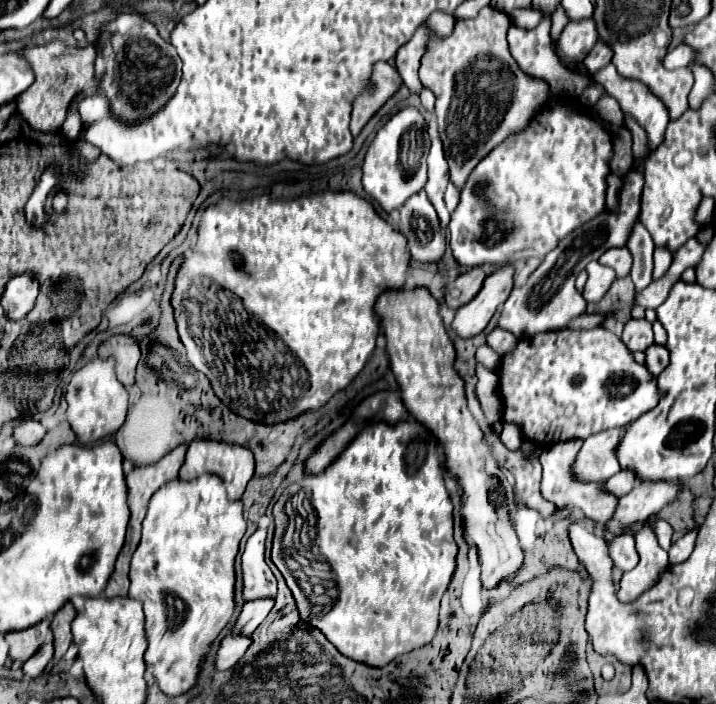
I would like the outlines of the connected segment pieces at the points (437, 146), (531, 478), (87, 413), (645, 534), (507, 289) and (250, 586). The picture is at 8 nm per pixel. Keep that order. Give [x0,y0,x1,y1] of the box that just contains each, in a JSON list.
[[424,128,450,230],[490,430,558,520],[66,356,128,444],[618,526,666,604],[450,264,514,338],[242,526,276,600]]

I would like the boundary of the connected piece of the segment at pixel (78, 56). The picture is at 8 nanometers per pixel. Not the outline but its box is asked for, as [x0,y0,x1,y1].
[19,39,98,132]

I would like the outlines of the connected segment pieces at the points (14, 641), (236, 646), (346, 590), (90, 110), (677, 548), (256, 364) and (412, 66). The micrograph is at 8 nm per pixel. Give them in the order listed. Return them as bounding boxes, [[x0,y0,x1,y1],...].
[[6,618,50,662],[214,636,252,670],[302,420,458,666],[78,94,110,126],[668,530,698,564],[172,190,410,424],[396,28,426,92]]

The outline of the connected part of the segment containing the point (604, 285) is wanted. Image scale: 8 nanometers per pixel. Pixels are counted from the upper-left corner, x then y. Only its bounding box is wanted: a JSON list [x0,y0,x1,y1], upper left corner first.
[584,262,616,304]

